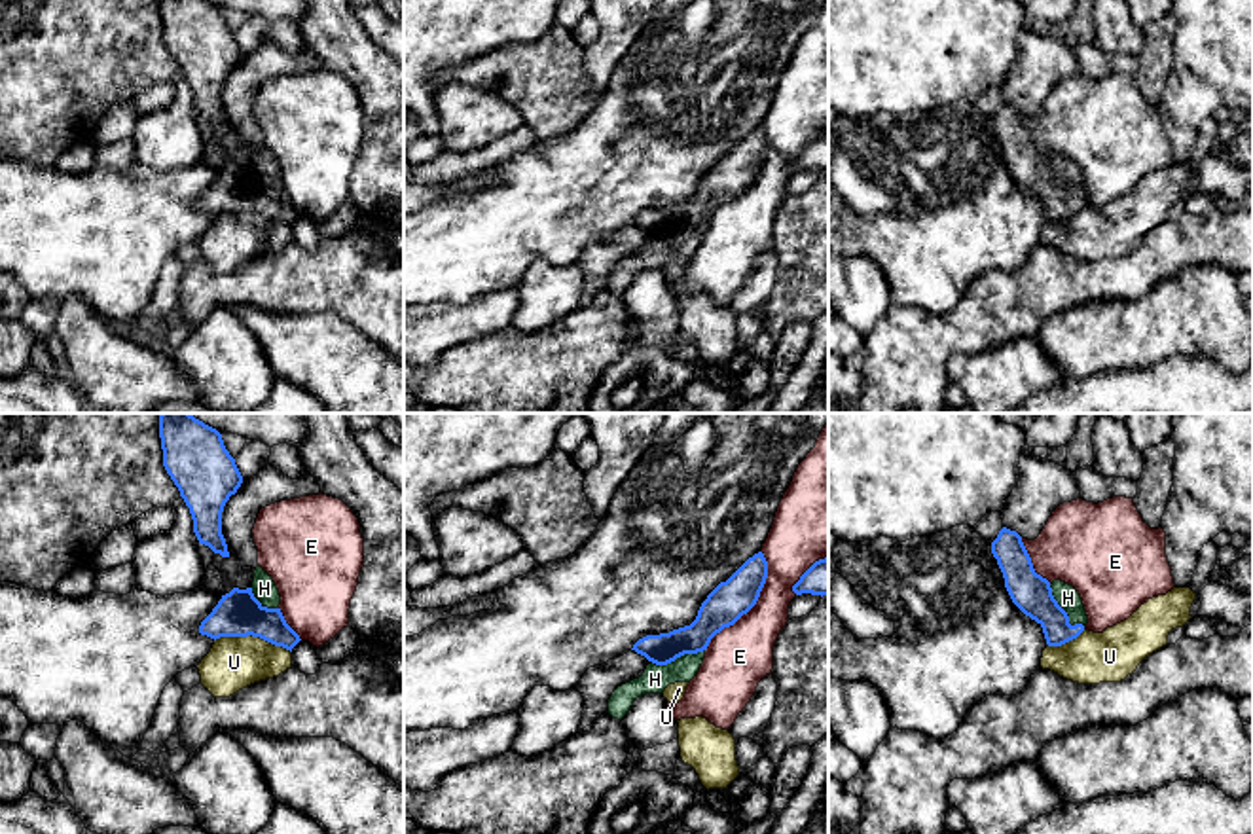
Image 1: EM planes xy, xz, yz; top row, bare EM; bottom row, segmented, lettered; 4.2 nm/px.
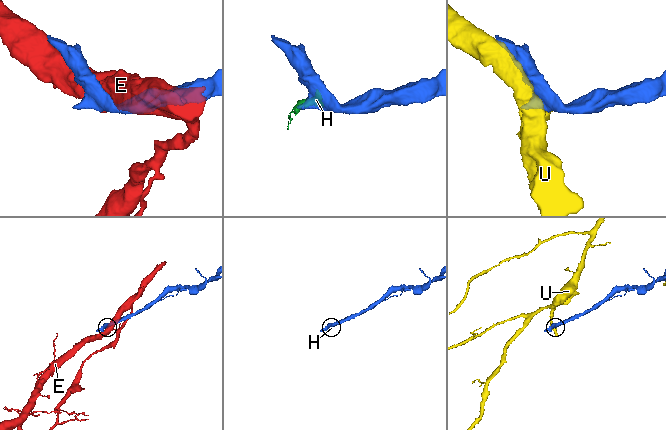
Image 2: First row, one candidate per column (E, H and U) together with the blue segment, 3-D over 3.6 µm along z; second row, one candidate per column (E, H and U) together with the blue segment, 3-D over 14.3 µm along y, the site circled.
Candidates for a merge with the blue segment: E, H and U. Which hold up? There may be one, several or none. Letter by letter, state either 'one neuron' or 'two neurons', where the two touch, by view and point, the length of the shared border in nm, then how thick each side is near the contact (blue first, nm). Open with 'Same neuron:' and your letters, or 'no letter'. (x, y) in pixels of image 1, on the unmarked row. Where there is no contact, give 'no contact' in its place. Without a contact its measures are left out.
Same neuron: H
E: two neurons; meets blue in xz at (753, 181); contact 480 nm long; 170 nm thick on the blue side, 280 nm on the other
H: one neuron; meets blue in xz at (677, 232); contact 240 nm long; 140 nm thick on the blue side, 120 nm on the other
U: two neurons; meets blue in xy at (253, 211); contact 340 nm long; 190 nm thick on the blue side, 220 nm on the other

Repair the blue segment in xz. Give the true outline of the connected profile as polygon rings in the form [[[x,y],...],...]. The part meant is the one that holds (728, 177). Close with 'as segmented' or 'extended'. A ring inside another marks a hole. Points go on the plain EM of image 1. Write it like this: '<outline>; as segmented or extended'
[[[758,127],[707,171],[690,201],[639,214],[631,226],[650,239],[639,254],[612,267],[607,288],[622,296],[637,273],[663,269],[675,258],[690,258],[703,239],[711,214],[756,180],[766,154],[768,136]]]; extended

